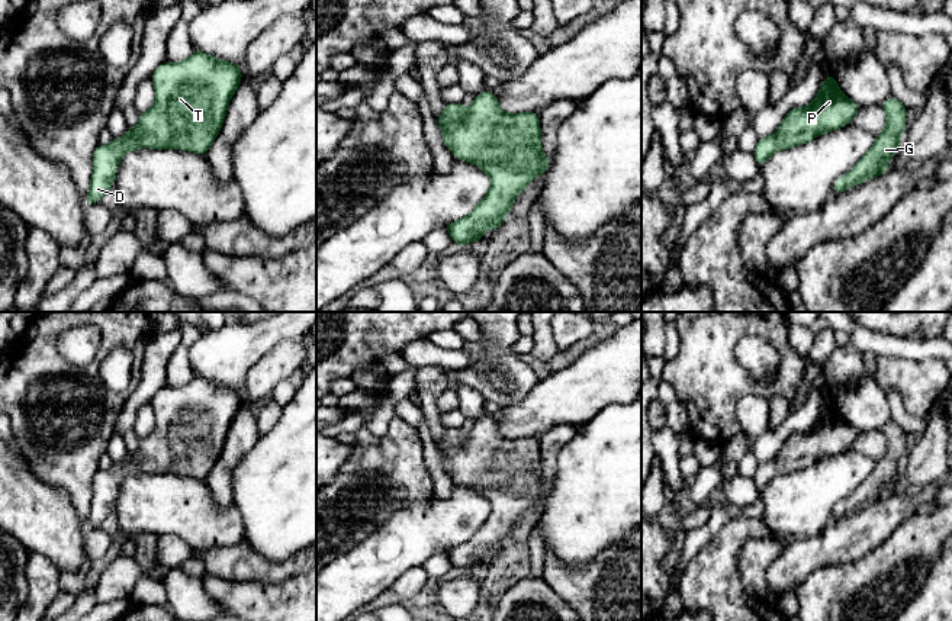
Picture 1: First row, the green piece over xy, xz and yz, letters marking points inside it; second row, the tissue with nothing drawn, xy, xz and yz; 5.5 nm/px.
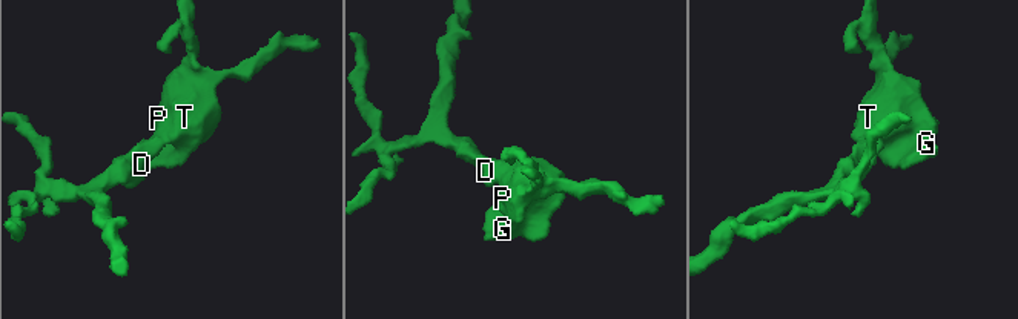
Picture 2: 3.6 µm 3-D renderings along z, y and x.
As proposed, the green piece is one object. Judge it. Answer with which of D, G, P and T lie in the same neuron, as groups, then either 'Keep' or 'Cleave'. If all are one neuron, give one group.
Groups: D G P T. Keep

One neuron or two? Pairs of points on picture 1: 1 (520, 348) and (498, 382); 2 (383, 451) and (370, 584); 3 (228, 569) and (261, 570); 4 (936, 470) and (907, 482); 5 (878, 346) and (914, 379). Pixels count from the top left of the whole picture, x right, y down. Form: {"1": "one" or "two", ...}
{"1": "two", "2": "two", "3": "one", "4": "one", "5": "two"}

